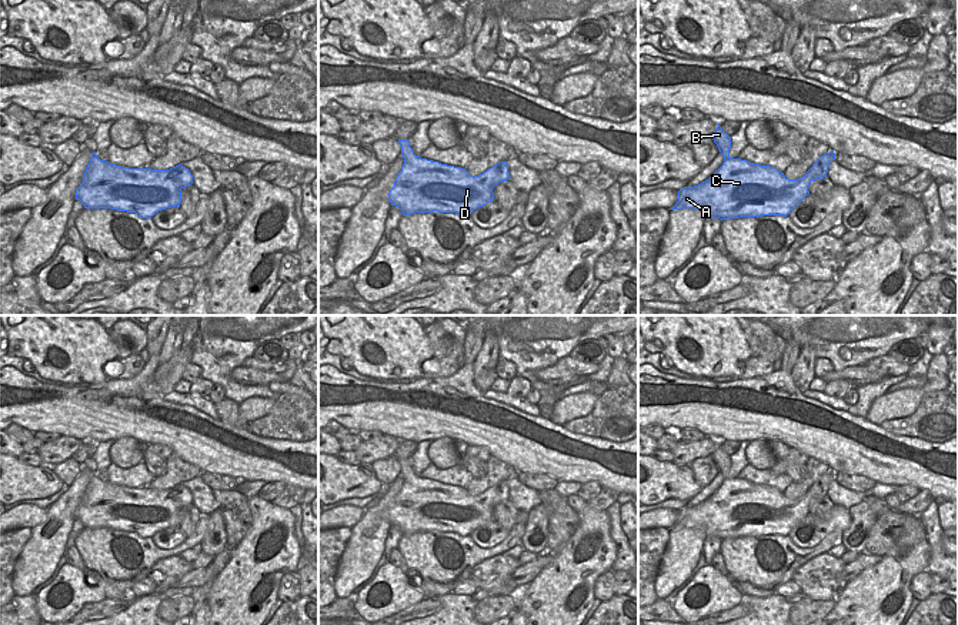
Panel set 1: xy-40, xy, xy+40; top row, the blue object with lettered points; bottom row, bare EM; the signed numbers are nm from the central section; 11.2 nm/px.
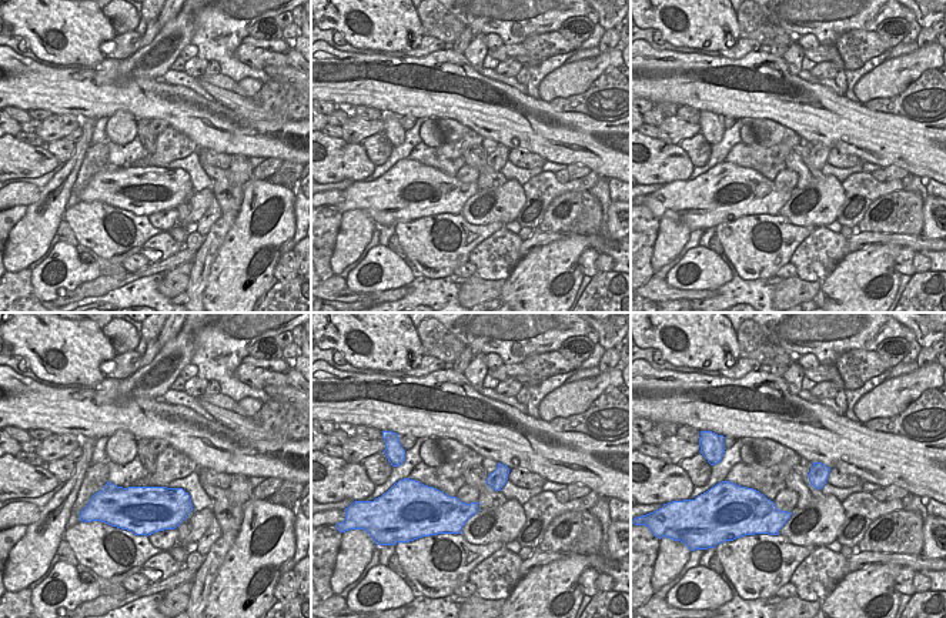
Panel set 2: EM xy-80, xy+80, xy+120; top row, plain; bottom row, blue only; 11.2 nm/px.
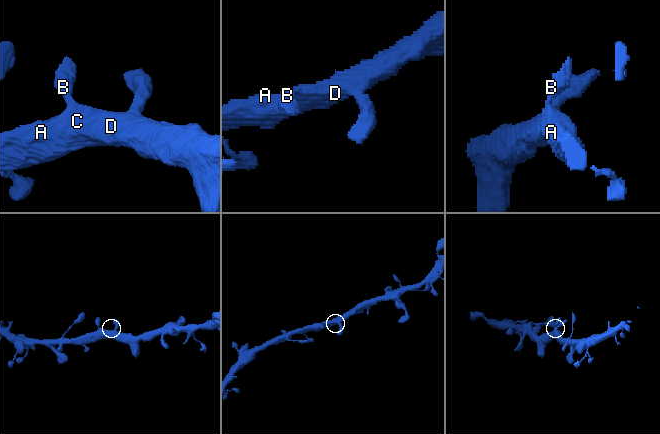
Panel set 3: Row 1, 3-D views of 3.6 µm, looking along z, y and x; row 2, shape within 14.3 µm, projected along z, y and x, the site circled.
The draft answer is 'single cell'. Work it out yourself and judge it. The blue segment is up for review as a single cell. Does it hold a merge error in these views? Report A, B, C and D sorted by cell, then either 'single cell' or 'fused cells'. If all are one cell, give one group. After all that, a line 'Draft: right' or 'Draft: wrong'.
A B C D | single cell
Draft: right

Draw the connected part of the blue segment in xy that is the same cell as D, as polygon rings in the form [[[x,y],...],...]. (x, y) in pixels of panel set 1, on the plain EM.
[[[408,459],[398,462],[404,484],[388,518],[403,535],[438,531],[470,537],[478,527],[494,521],[493,508],[498,502],[510,499],[507,481],[473,497],[465,488],[415,475]]]

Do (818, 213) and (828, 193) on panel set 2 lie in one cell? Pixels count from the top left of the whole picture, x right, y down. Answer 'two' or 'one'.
one

